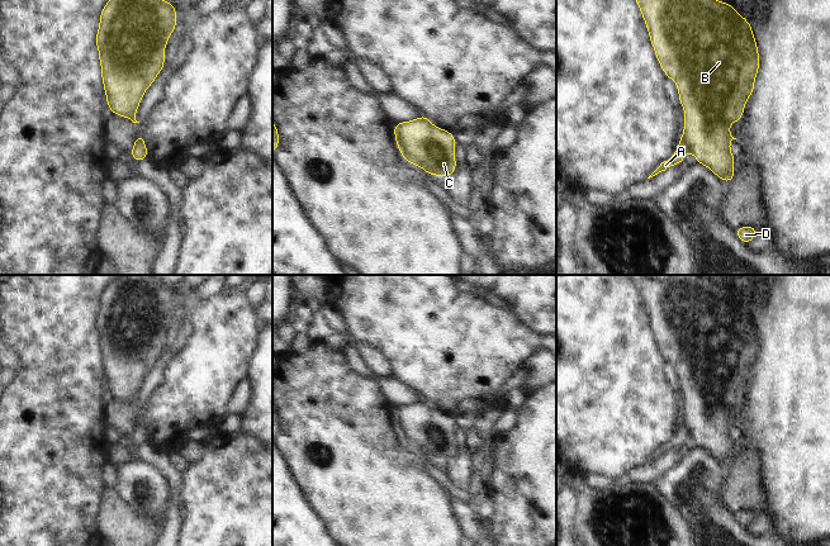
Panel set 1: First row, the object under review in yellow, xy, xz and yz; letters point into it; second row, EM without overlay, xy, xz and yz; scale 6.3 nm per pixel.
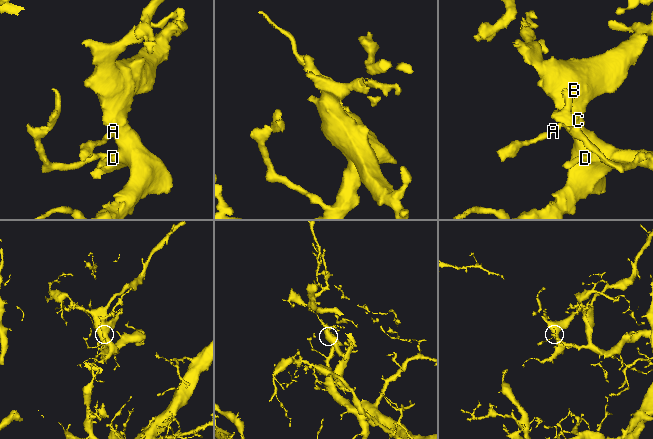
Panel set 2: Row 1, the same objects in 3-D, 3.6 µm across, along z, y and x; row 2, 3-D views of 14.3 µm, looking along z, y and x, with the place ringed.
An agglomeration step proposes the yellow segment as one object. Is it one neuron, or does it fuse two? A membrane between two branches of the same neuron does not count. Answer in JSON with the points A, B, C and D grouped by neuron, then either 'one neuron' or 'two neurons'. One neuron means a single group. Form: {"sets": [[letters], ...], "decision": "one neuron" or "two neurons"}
{"sets": [["A"], ["B", "C", "D"]], "decision": "two neurons"}

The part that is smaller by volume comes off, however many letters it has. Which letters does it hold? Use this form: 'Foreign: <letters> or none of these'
Foreign: A

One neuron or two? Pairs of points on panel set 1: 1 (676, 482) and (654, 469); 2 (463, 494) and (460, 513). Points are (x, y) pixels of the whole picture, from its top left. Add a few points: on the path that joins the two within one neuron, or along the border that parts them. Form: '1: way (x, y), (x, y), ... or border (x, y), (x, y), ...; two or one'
1: border (682, 459), (654, 484); two
2: border (449, 494), (465, 502); two

